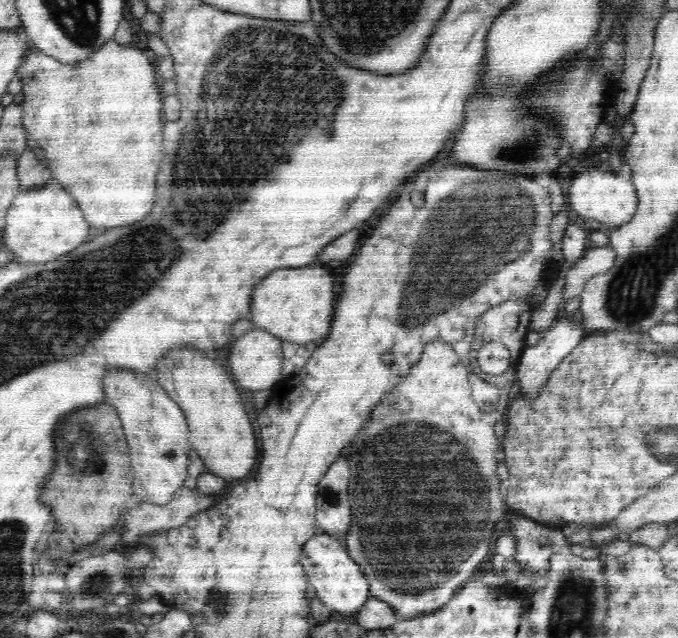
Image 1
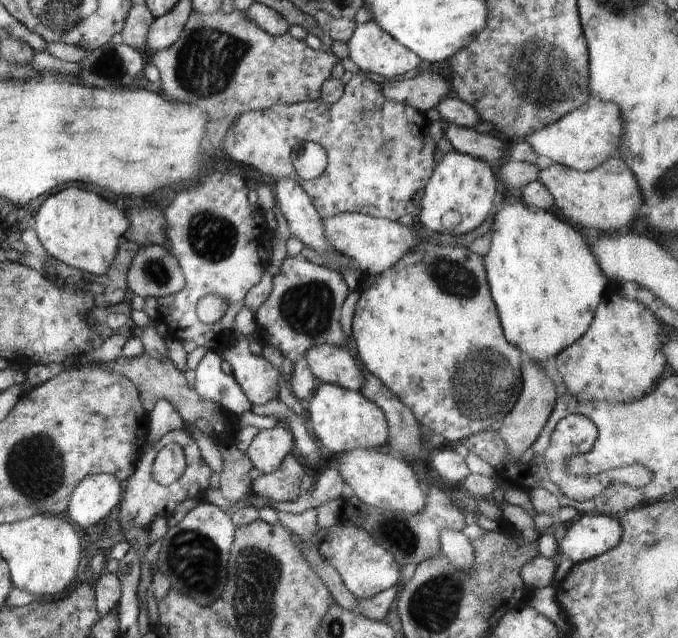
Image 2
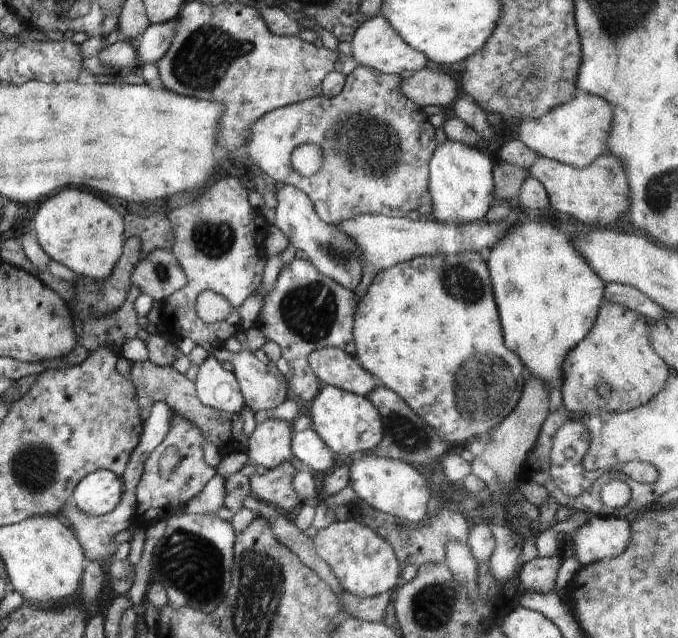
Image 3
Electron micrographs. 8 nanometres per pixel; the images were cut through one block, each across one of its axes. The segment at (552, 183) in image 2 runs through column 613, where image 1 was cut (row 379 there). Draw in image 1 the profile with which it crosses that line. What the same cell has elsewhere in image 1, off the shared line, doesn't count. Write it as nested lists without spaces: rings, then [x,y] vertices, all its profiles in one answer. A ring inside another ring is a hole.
[[[186,346],[176,347],[168,351],[156,363],[154,373],[155,379],[182,408],[189,428],[189,443],[191,448],[198,453],[200,459],[204,461],[205,470],[215,476],[225,478],[232,484],[249,478],[253,473],[252,466],[256,462],[256,439],[258,437],[252,430],[252,424],[246,415],[244,406],[242,406],[237,386],[228,369],[216,363],[213,358],[206,357],[204,352]]]

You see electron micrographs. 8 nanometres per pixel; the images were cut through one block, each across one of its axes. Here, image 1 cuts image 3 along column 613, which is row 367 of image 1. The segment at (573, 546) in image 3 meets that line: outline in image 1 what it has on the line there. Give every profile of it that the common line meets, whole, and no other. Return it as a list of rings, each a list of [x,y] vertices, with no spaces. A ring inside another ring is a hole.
[[[562,314],[548,330],[542,332],[542,338],[535,346],[528,345],[523,349],[516,371],[517,382],[515,386],[517,390],[521,391],[521,394],[529,400],[536,398],[538,392],[544,388],[550,374],[582,342],[586,334],[588,332],[585,332],[581,324],[572,323],[568,315]]]

